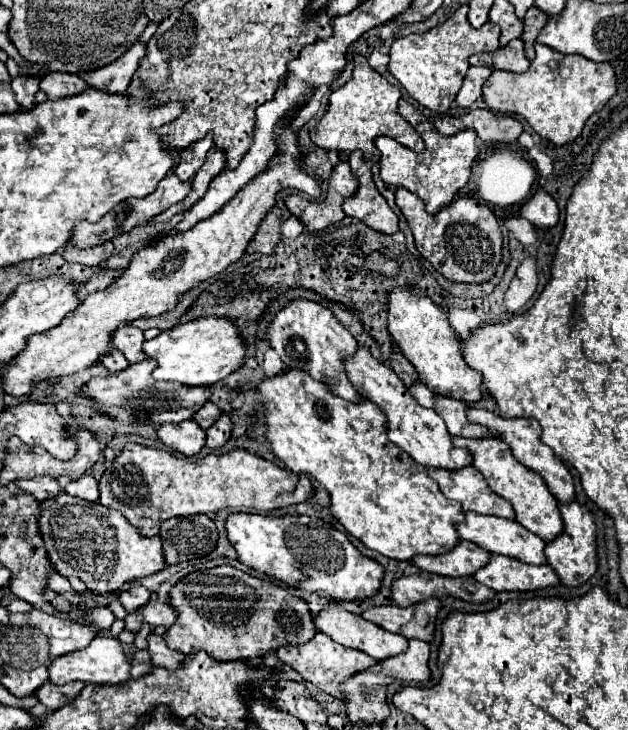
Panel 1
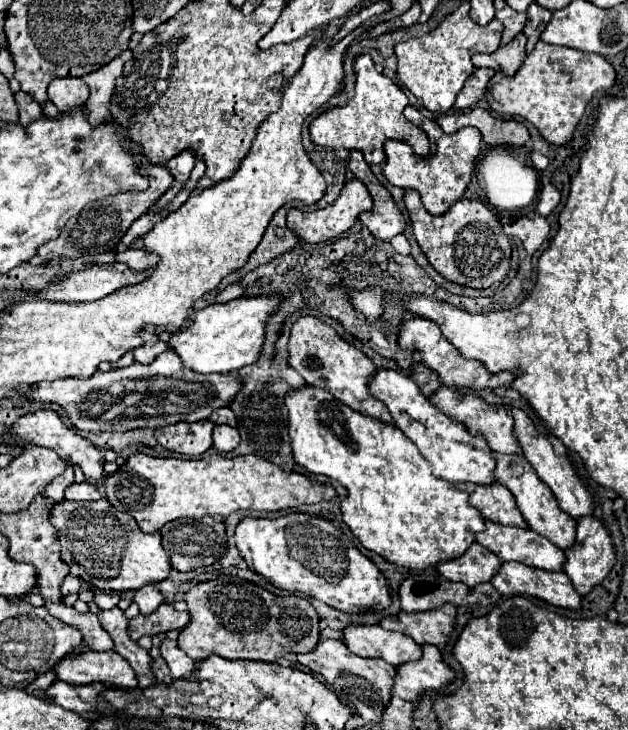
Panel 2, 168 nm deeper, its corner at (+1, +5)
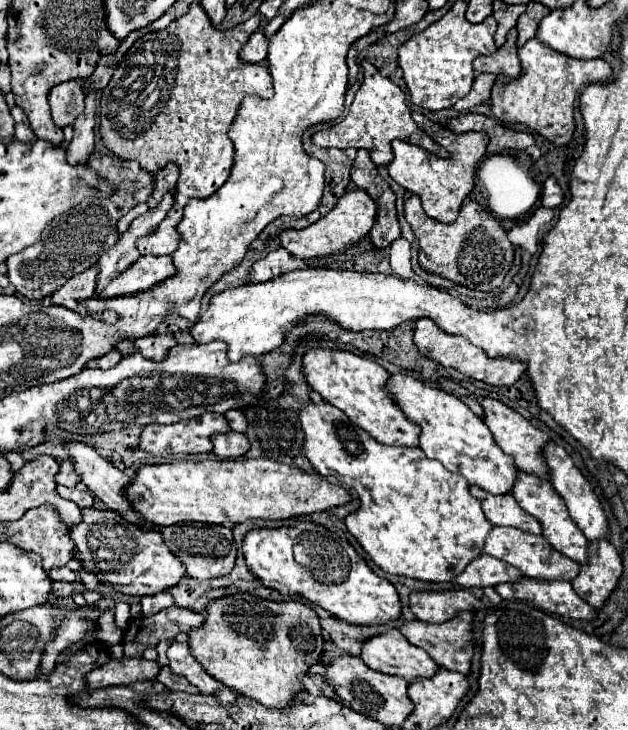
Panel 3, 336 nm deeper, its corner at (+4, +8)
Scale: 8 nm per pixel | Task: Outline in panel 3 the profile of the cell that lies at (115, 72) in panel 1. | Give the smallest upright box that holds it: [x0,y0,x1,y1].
[68,88,96,164]

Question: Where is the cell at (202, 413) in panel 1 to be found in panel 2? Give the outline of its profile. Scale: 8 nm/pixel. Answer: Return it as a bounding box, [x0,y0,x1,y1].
[209,407,237,427]

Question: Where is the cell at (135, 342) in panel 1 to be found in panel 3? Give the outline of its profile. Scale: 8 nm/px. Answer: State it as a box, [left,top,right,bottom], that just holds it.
[134,334,176,362]

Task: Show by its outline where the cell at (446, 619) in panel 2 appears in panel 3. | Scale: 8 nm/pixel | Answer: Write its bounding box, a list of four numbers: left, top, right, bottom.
[398,612,472,674]

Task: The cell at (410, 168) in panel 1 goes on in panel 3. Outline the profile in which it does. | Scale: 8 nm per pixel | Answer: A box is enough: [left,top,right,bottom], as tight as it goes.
[388,112,488,222]

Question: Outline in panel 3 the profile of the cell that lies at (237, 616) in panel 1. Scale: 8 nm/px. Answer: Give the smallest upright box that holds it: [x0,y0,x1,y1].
[188,592,324,708]

